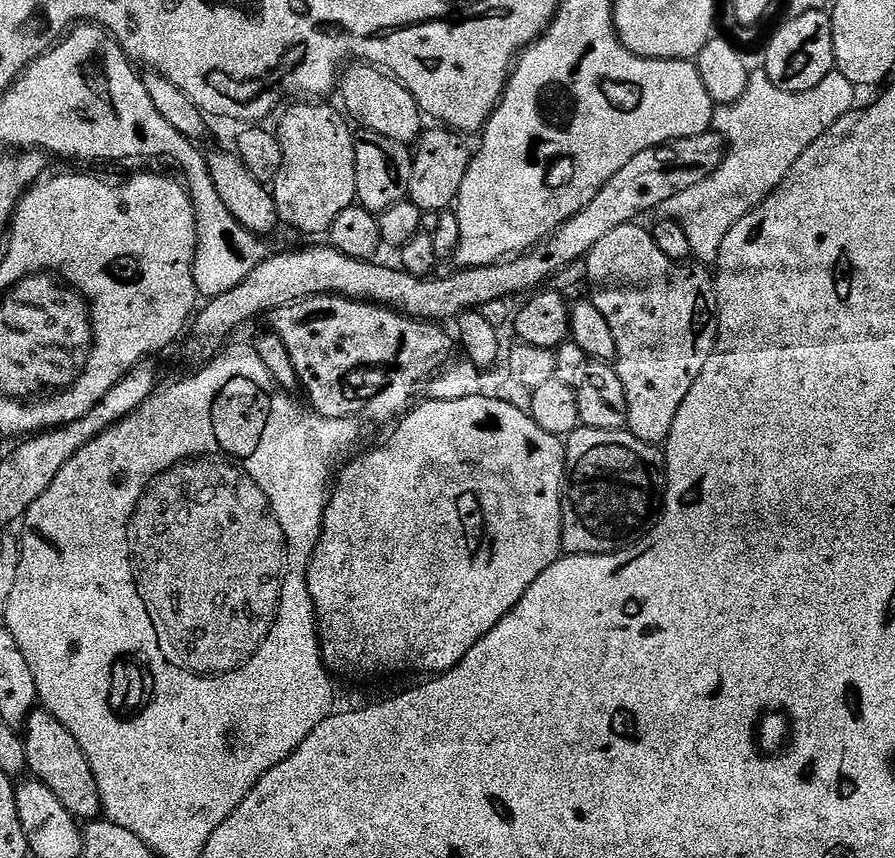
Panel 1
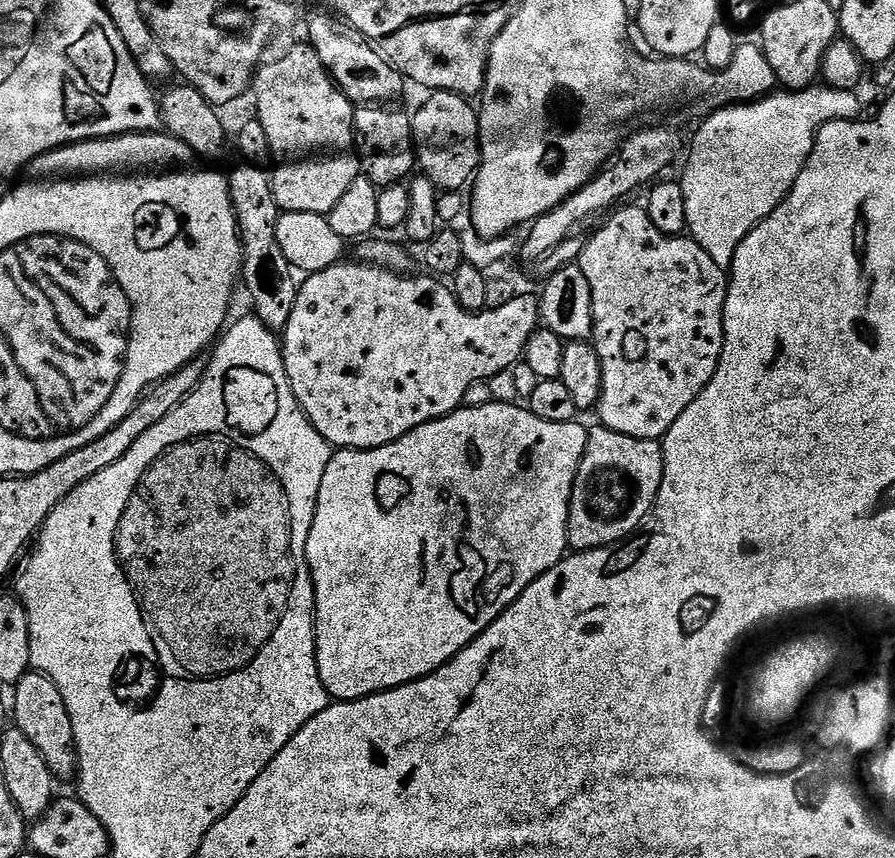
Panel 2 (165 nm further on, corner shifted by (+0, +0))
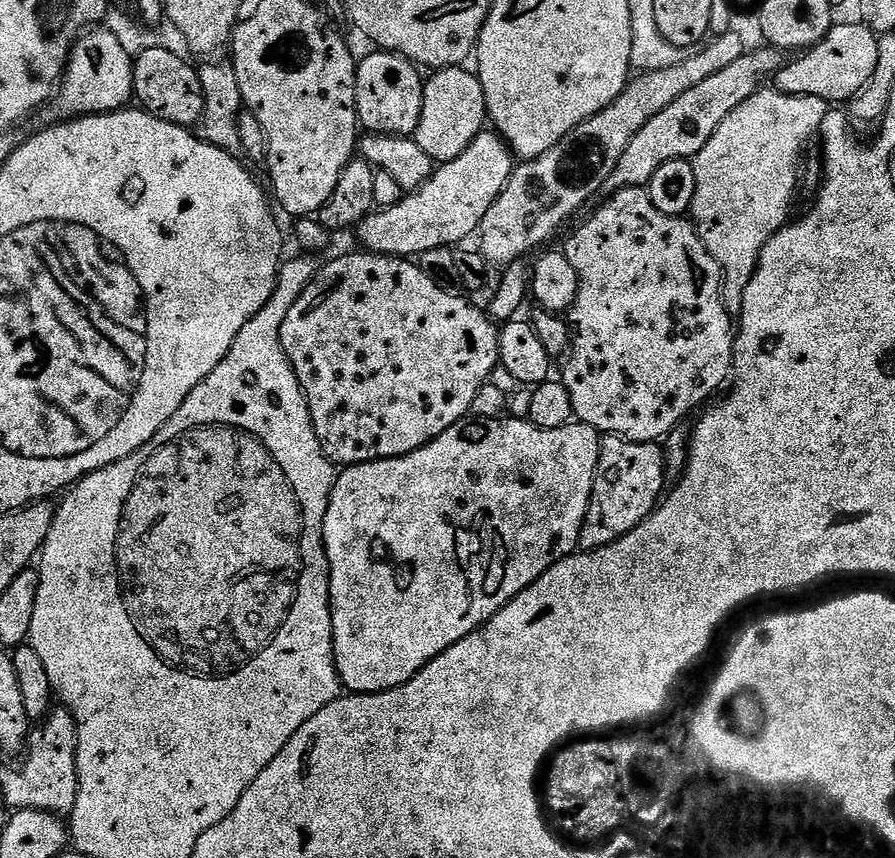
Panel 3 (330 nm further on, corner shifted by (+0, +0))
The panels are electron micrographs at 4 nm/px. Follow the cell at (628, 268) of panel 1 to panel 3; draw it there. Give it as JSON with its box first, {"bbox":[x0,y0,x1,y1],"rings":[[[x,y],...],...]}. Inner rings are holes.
{"bbox":[562,188,734,444],"rings":[[[623,188],[620,192],[611,193],[607,199],[608,201],[569,238],[568,248],[566,247],[570,266],[574,266],[580,279],[580,289],[574,298],[570,313],[572,346],[563,361],[565,364],[562,383],[566,386],[566,390],[570,390],[572,414],[579,423],[588,424],[601,434],[621,436],[623,440],[650,444],[663,441],[668,433],[683,421],[680,419],[687,412],[694,411],[699,404],[707,405],[717,395],[715,392],[726,384],[732,371],[734,320],[729,316],[724,305],[722,273],[718,262],[714,262],[714,258],[700,241],[696,226],[691,219],[662,214],[662,210],[658,210],[654,202],[650,202],[644,188]]]}

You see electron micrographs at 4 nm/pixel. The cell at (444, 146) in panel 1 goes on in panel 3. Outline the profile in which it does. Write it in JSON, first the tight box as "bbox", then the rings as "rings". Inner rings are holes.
{"bbox":[414,66,488,165],"rings":[[[453,66],[433,71],[424,86],[422,118],[416,127],[414,139],[437,165],[462,155],[486,128],[488,107],[482,82],[475,71],[467,72],[466,69],[464,66]]]}

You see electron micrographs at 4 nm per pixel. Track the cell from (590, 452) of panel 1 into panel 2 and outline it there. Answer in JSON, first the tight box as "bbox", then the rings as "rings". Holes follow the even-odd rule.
{"bbox":[568,427,664,552],"rings":[[[593,427],[572,487],[568,515],[568,547],[578,552],[609,548],[631,537],[647,520],[664,477],[664,449],[660,440],[643,440]]]}

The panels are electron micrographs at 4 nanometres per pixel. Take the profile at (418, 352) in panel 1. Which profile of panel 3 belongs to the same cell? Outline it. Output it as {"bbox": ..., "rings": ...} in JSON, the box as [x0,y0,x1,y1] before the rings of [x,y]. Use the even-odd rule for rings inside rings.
{"bbox":[282,254,500,466],"rings":[[[353,254],[346,258],[328,260],[320,272],[302,290],[298,302],[290,306],[290,314],[286,314],[286,322],[282,322],[282,346],[288,361],[292,363],[294,374],[304,391],[304,397],[310,410],[310,418],[314,430],[318,434],[318,442],[326,454],[326,458],[337,466],[365,464],[371,460],[398,458],[426,446],[438,434],[450,430],[458,421],[471,413],[471,403],[480,387],[489,379],[492,371],[497,371],[500,362],[500,328],[497,321],[488,315],[483,307],[471,304],[469,297],[456,296],[455,291],[438,286],[422,274],[419,263],[398,256],[381,256],[379,254]]]}

